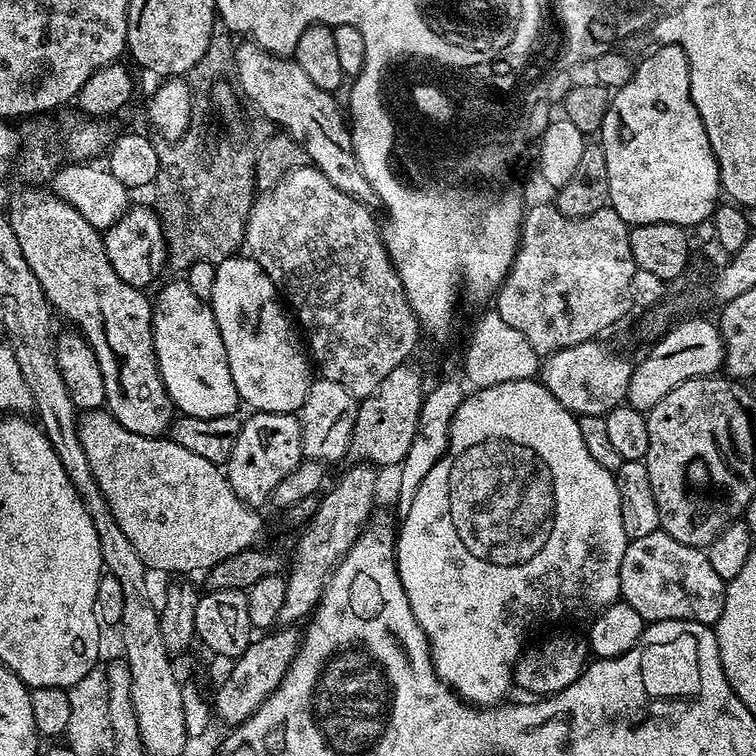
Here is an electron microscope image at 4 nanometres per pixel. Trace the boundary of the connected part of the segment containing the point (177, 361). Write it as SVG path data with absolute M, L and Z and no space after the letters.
M187 279L172 280L157 296L152 306L152 337L156 361L162 382L172 399L172 407L177 413L194 418L222 418L235 416L242 401L234 386L234 378L230 374L230 362L226 358L226 346L222 346L222 334L218 330L218 322L212 313L209 301L198 298L194 290L190 290Z

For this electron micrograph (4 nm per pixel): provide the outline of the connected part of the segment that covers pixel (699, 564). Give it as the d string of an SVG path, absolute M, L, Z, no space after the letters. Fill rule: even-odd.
M663 530L654 534L646 534L646 538L629 540L626 554L622 554L622 570L620 571L620 595L638 614L642 614L645 622L658 620L692 620L714 626L722 614L724 590L726 582L718 578L714 566L710 566L710 558L703 548L686 546L678 542L678 538L670 538Z

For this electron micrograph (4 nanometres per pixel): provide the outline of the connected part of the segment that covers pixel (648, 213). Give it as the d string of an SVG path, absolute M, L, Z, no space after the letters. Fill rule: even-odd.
M660 44L657 49L653 56L635 65L626 86L615 89L598 133L598 142L606 154L606 174L610 174L608 204L629 226L654 222L694 226L709 219L718 207L722 196L720 171L710 138L706 138L706 126L702 126L702 118L690 98L686 54L676 44Z

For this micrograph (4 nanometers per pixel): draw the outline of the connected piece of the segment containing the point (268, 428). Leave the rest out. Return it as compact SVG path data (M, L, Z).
M258 412L245 419L226 463L226 475L236 497L244 504L261 506L272 499L274 486L302 462L302 430L299 419L290 412Z

